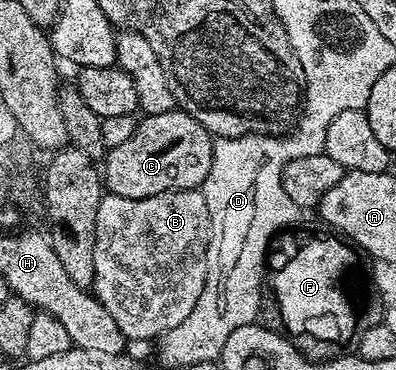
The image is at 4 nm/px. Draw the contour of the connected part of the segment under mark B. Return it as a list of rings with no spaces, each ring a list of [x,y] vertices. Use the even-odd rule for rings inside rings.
[[[175,188],[164,194],[156,194],[148,198],[120,198],[119,196],[103,195],[100,210],[96,210],[96,242],[94,243],[94,286],[93,293],[98,301],[112,314],[116,326],[120,326],[127,341],[151,340],[157,341],[172,326],[180,326],[188,314],[192,314],[192,306],[200,298],[200,290],[204,290],[206,281],[206,251],[210,245],[210,219],[208,218],[208,202],[198,188]]]

